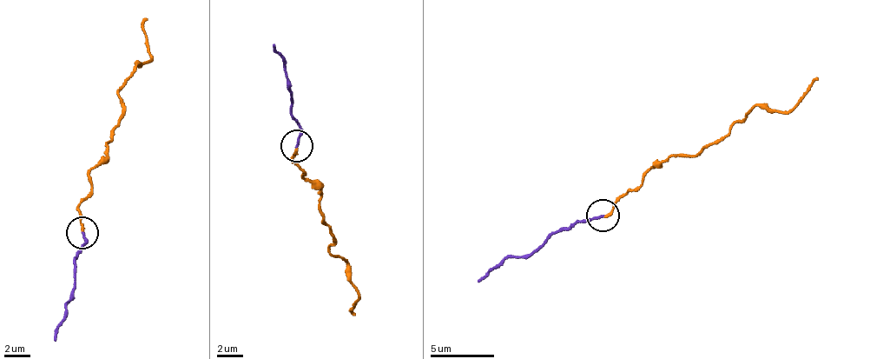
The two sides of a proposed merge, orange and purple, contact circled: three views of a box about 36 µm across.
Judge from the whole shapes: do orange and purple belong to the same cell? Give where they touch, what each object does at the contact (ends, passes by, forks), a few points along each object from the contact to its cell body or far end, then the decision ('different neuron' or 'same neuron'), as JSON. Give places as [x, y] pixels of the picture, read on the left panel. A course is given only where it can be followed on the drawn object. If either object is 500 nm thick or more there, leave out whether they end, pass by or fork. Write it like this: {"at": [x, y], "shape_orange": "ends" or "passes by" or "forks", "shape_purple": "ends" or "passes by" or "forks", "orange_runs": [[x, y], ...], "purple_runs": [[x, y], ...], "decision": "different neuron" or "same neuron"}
{"at": [82, 232], "shape_orange": "ends", "shape_purple": "ends", "orange_runs": [[83, 232], [79, 204], [90, 189], [91, 170], [105, 155], [120, 123], [120, 89], [150, 57], [147, 18]], "purple_runs": [[83, 233], [83, 243], [76, 255], [72, 294], [55, 342]], "decision": "same neuron"}

